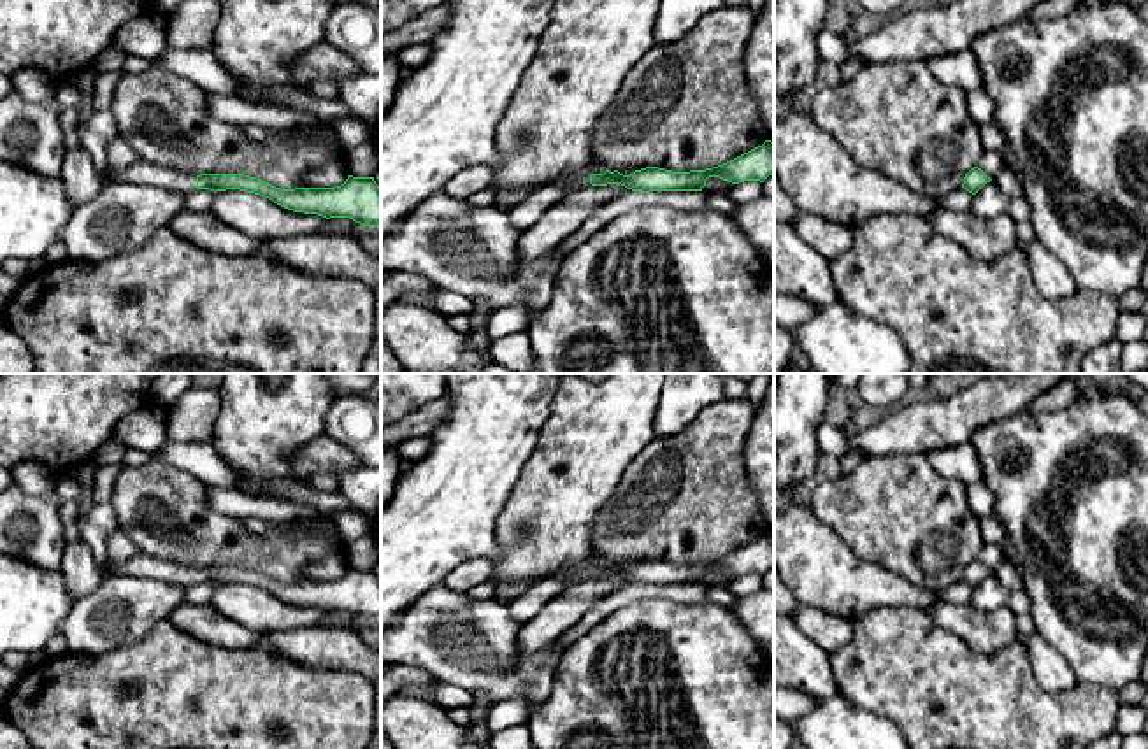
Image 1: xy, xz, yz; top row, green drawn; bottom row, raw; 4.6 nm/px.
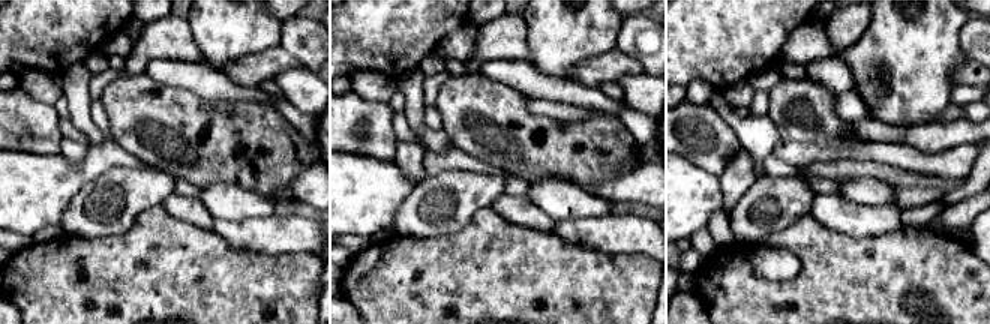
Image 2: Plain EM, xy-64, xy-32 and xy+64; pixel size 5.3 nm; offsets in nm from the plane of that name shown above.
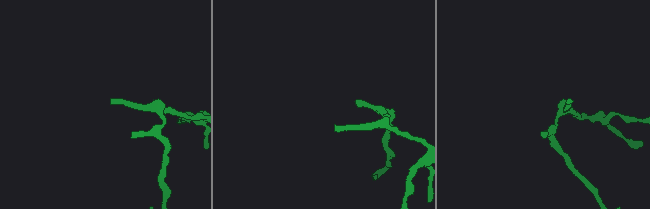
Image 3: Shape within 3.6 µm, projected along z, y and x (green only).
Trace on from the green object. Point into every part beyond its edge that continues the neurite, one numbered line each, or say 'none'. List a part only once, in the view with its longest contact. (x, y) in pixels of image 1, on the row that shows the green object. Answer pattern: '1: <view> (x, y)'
1: xy (141, 172)

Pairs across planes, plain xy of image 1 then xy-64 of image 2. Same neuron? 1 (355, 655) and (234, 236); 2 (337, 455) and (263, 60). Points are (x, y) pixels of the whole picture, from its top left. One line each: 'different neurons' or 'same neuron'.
1: same neuron
2: same neuron

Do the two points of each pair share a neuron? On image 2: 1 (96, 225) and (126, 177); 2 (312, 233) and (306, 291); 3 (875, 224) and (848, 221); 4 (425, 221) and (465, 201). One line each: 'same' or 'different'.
1: same
2: different
3: same
4: same

